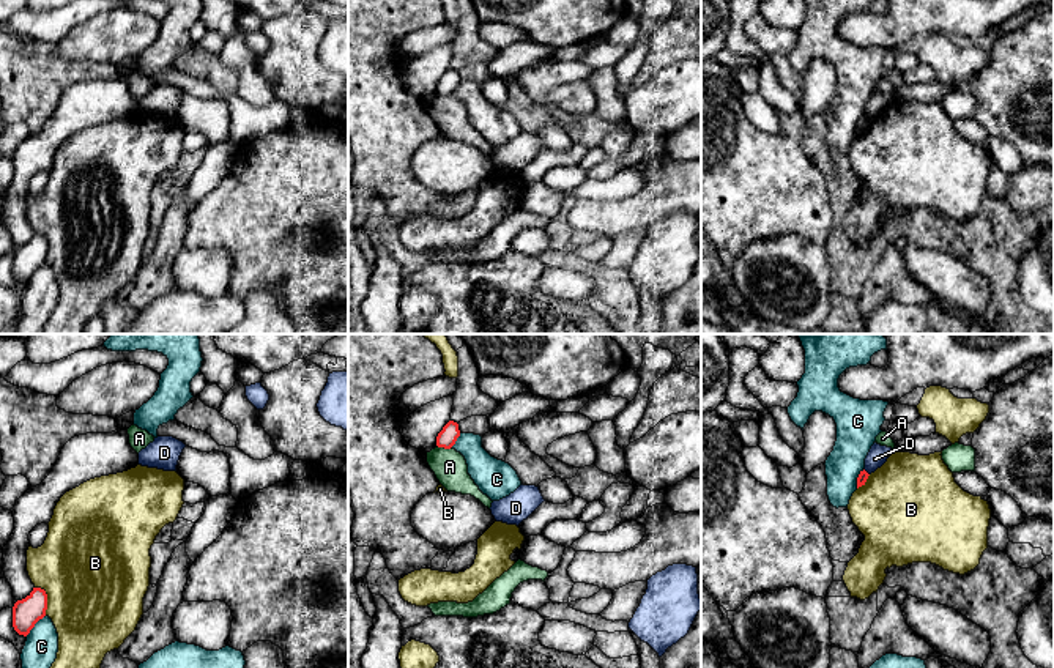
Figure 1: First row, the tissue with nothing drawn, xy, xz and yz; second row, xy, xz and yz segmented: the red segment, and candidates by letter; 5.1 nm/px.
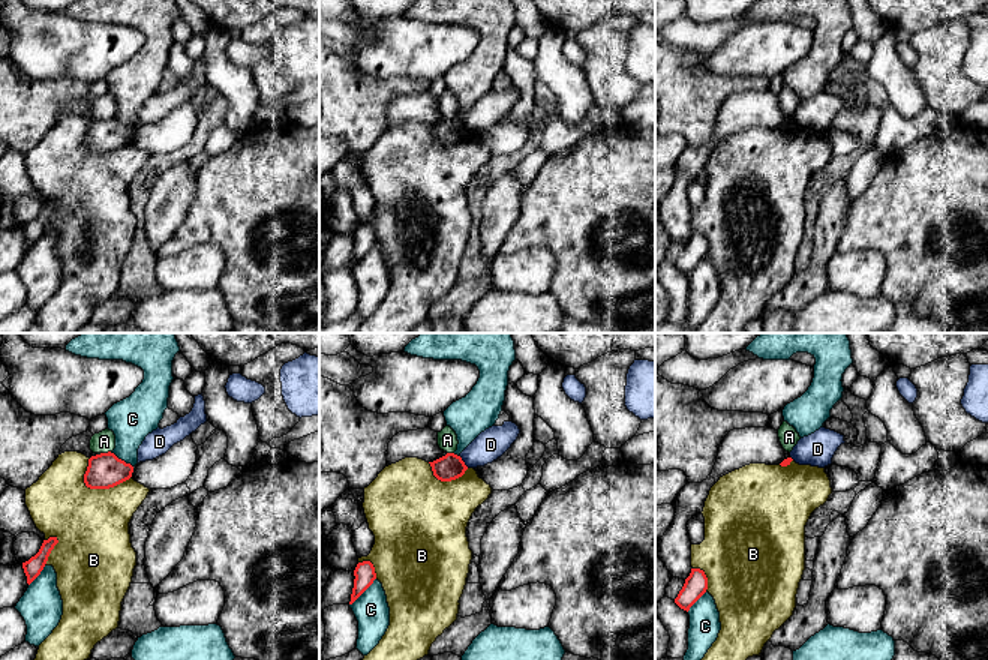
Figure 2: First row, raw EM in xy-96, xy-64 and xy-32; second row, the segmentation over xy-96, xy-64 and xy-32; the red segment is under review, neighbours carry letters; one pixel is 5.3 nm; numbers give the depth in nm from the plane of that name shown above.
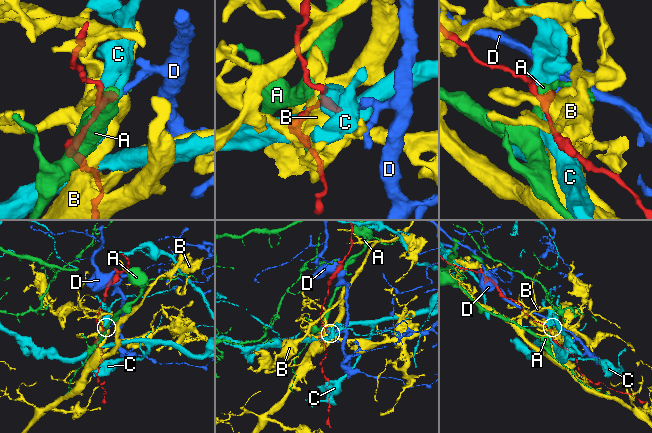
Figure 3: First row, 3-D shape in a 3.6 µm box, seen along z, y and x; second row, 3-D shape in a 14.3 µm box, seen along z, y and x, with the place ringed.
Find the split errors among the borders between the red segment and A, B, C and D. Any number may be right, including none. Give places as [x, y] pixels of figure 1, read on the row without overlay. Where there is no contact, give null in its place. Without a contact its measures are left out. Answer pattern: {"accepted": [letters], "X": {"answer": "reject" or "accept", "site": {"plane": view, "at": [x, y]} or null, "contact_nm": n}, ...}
{"accepted": [], "A": {"answer": "reject", "site": {"plane": "xz", "at": [445, 95]}, "contact_nm": 80}, "B": {"answer": "reject", "site": {"plane": "xy", "at": [46, 246]}, "contact_nm": 160}, "C": {"answer": "reject", "site": {"plane": "xy", "at": [33, 273]}, "contact_nm": 150}, "D": {"answer": "reject", "site": {"plane": "yz", "at": [865, 118]}, "contact_nm": 50}}

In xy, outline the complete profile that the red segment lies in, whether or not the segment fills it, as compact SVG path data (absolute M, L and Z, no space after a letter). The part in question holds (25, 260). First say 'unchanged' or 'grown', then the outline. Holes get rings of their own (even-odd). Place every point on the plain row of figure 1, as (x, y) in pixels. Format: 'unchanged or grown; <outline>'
unchanged; M41 235L33 238L13 254L13 274L19 282L27 284L35 271L46 263L47 241Z

